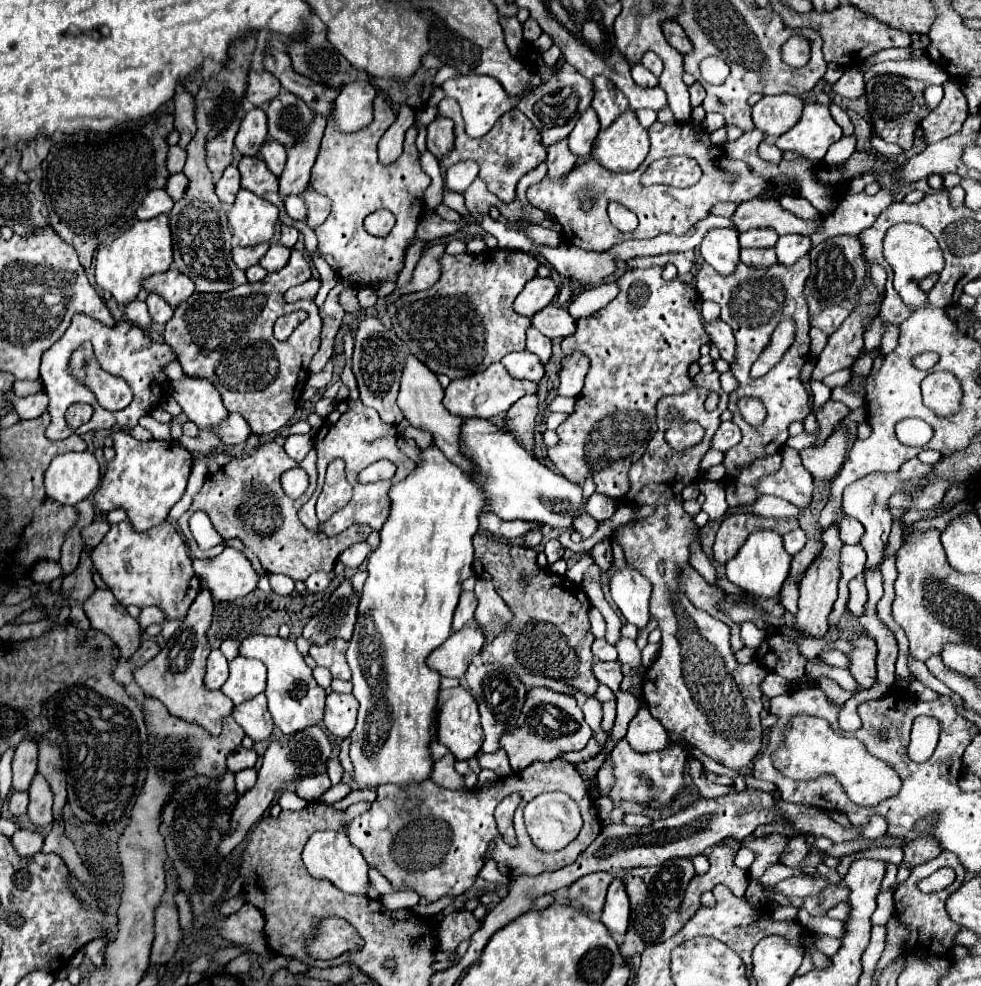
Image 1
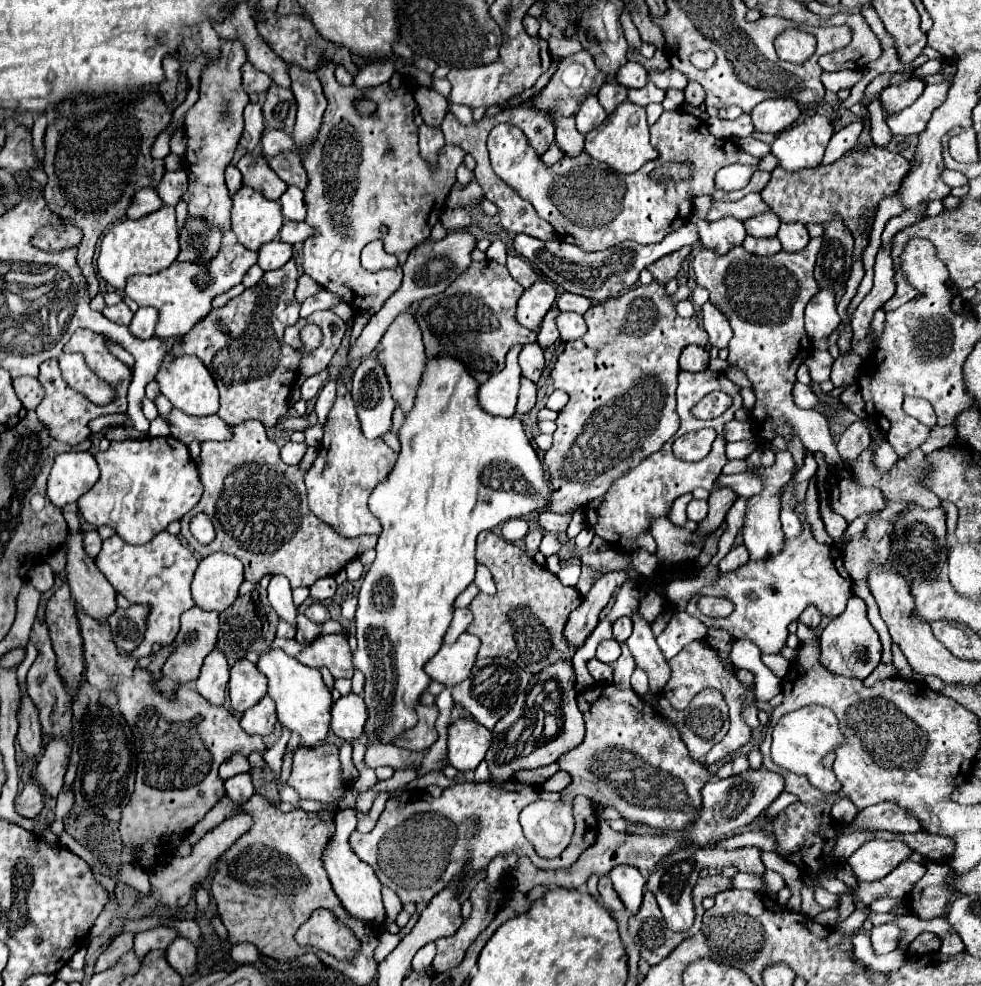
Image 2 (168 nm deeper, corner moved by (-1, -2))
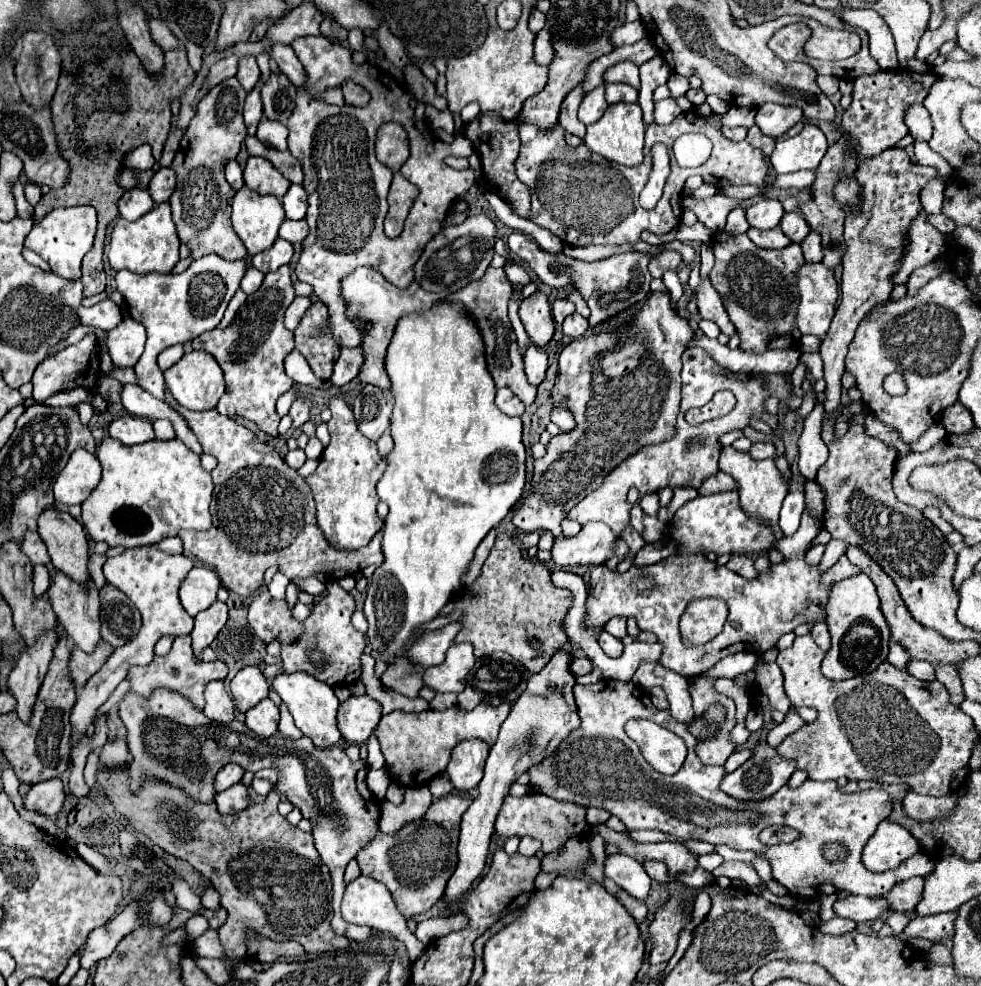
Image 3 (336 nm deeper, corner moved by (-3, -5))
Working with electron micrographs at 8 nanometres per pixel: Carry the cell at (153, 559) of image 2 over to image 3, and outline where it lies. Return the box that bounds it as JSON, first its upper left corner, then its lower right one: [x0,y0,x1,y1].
[70,546,194,746]

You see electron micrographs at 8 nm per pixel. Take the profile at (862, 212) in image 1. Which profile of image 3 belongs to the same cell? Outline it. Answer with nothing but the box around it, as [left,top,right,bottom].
[710,232,804,354]

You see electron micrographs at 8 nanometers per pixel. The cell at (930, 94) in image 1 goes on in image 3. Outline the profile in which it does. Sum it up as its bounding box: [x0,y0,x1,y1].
[914,140,954,176]

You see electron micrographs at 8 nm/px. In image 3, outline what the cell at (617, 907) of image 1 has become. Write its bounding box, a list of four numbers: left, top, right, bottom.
[604,854,650,900]

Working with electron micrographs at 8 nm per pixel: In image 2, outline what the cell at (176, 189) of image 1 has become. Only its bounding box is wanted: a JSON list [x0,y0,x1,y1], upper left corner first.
[156,169,188,205]

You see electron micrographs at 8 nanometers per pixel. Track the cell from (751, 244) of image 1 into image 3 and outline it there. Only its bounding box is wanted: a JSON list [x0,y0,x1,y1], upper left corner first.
[746,200,784,230]

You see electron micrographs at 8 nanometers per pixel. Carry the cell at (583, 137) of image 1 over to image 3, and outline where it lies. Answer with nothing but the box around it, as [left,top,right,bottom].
[578,86,608,124]

